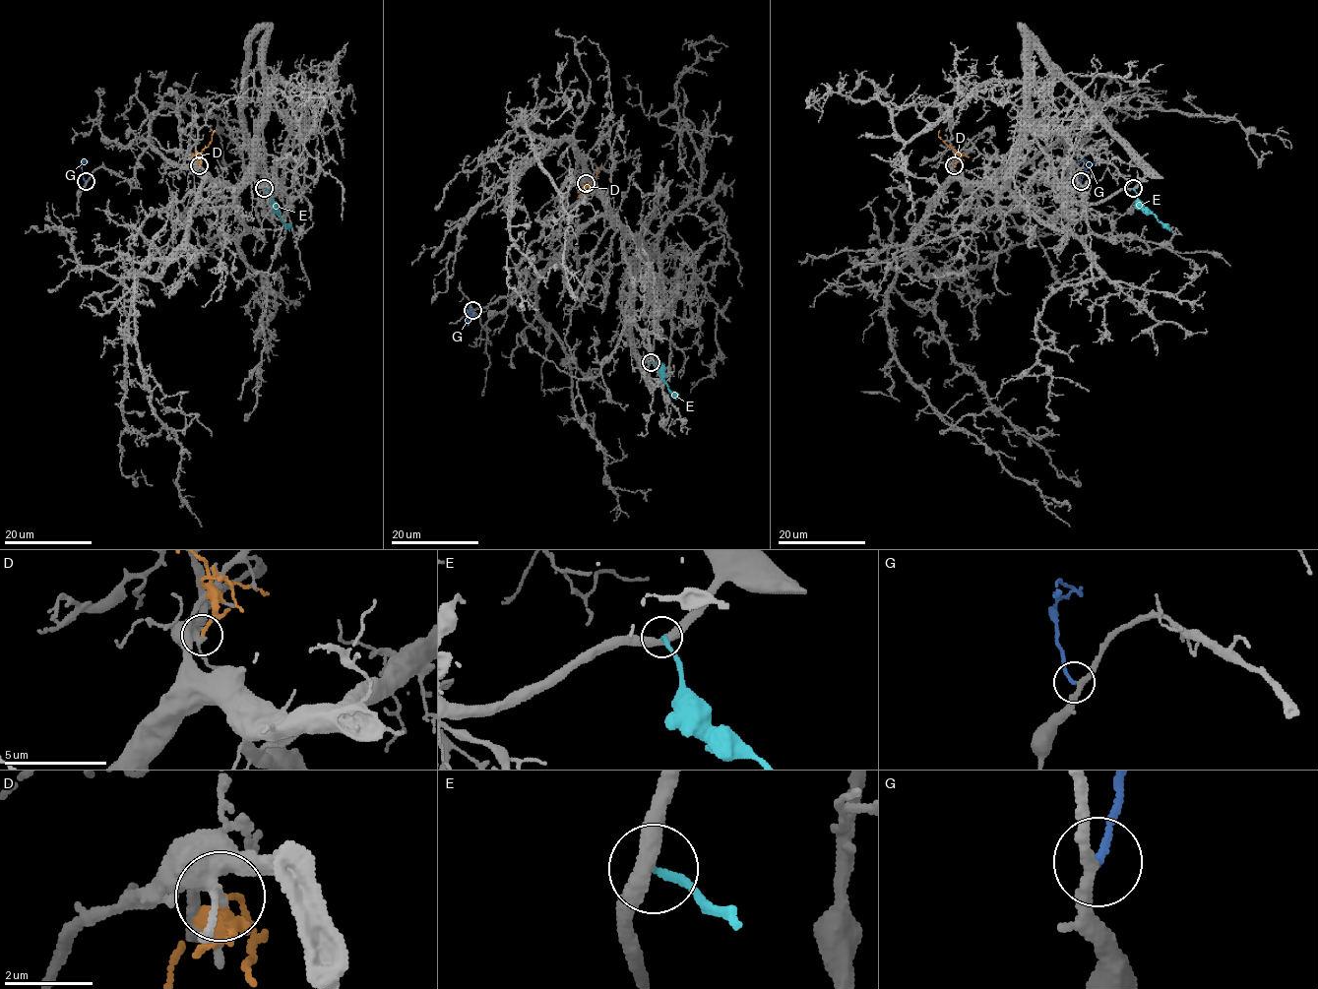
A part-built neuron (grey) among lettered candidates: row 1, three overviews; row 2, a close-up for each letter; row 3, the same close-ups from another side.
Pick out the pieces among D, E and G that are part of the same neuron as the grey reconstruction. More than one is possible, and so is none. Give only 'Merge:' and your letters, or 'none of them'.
Merge: G

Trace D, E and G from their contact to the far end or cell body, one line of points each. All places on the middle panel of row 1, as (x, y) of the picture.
D: (585, 184), (588, 186), (598, 167), (601, 168)
E: (651, 361), (658, 368), (661, 379), (676, 399)
G: (471, 310), (469, 312), (469, 321), (468, 307)

